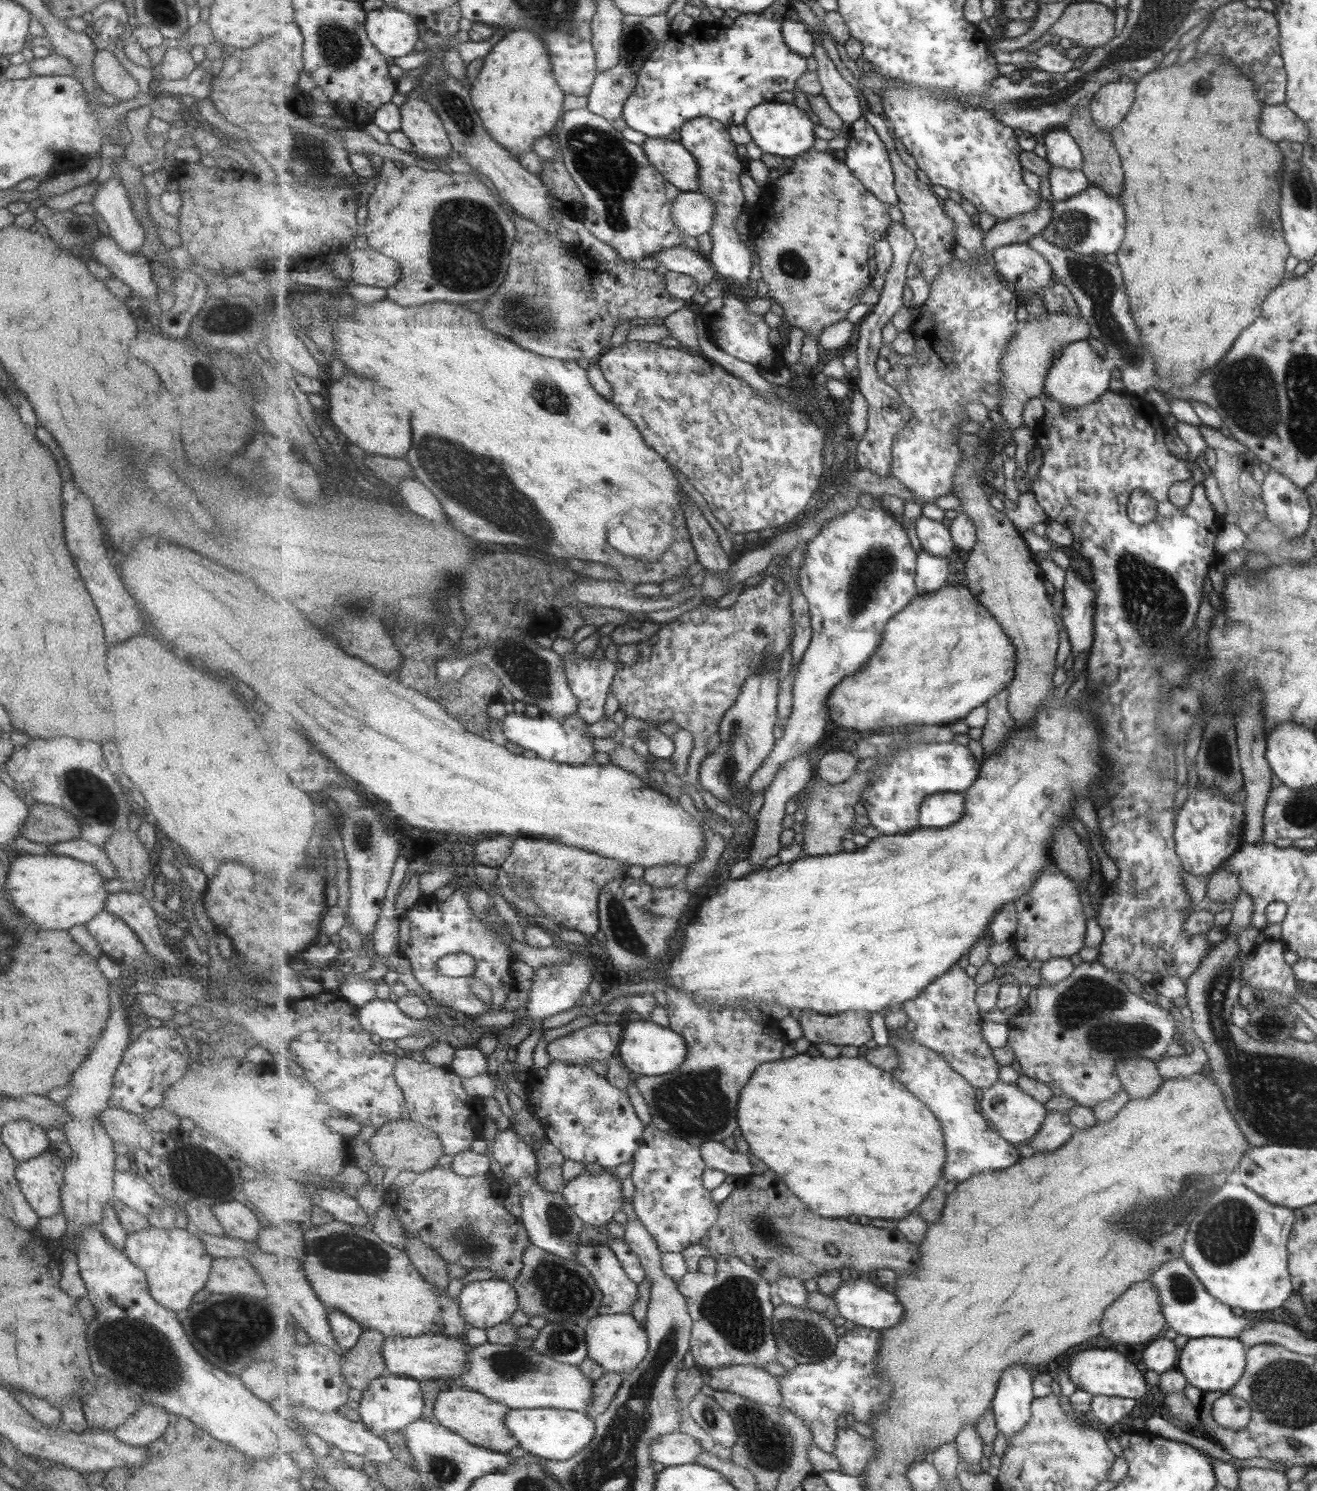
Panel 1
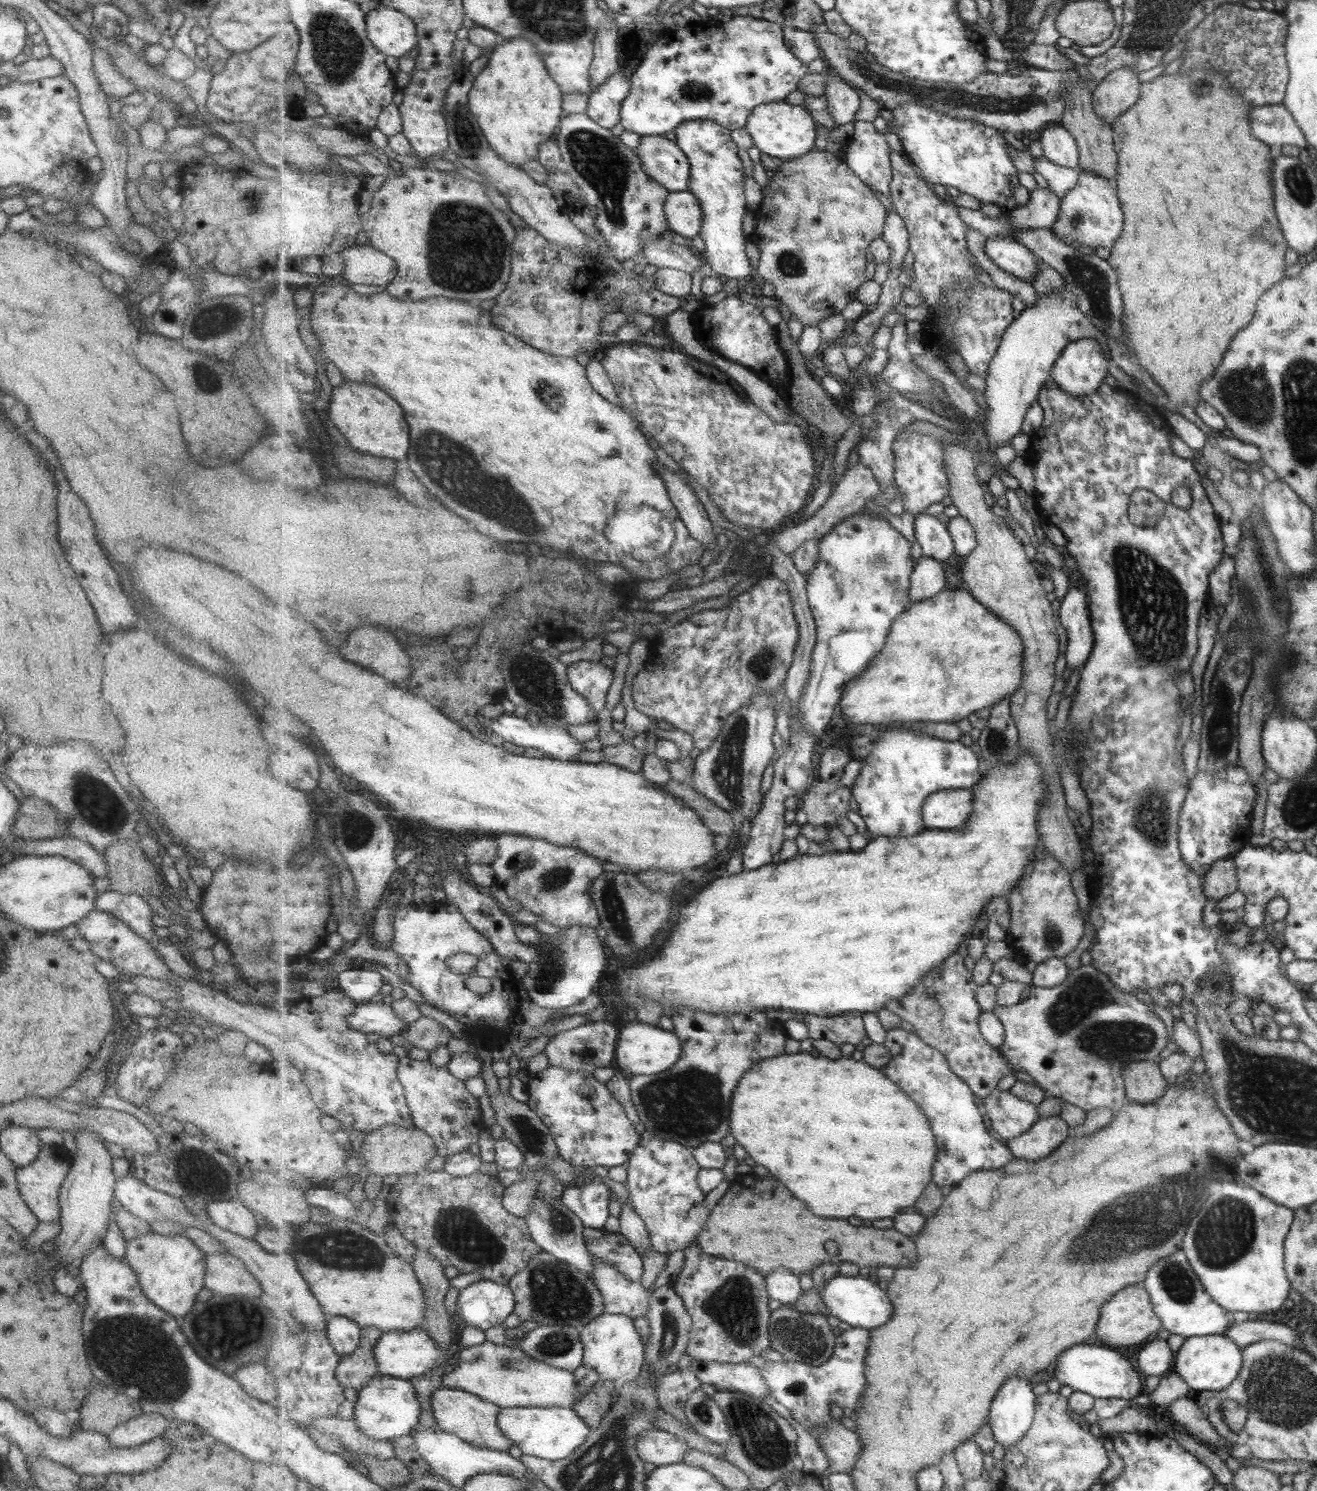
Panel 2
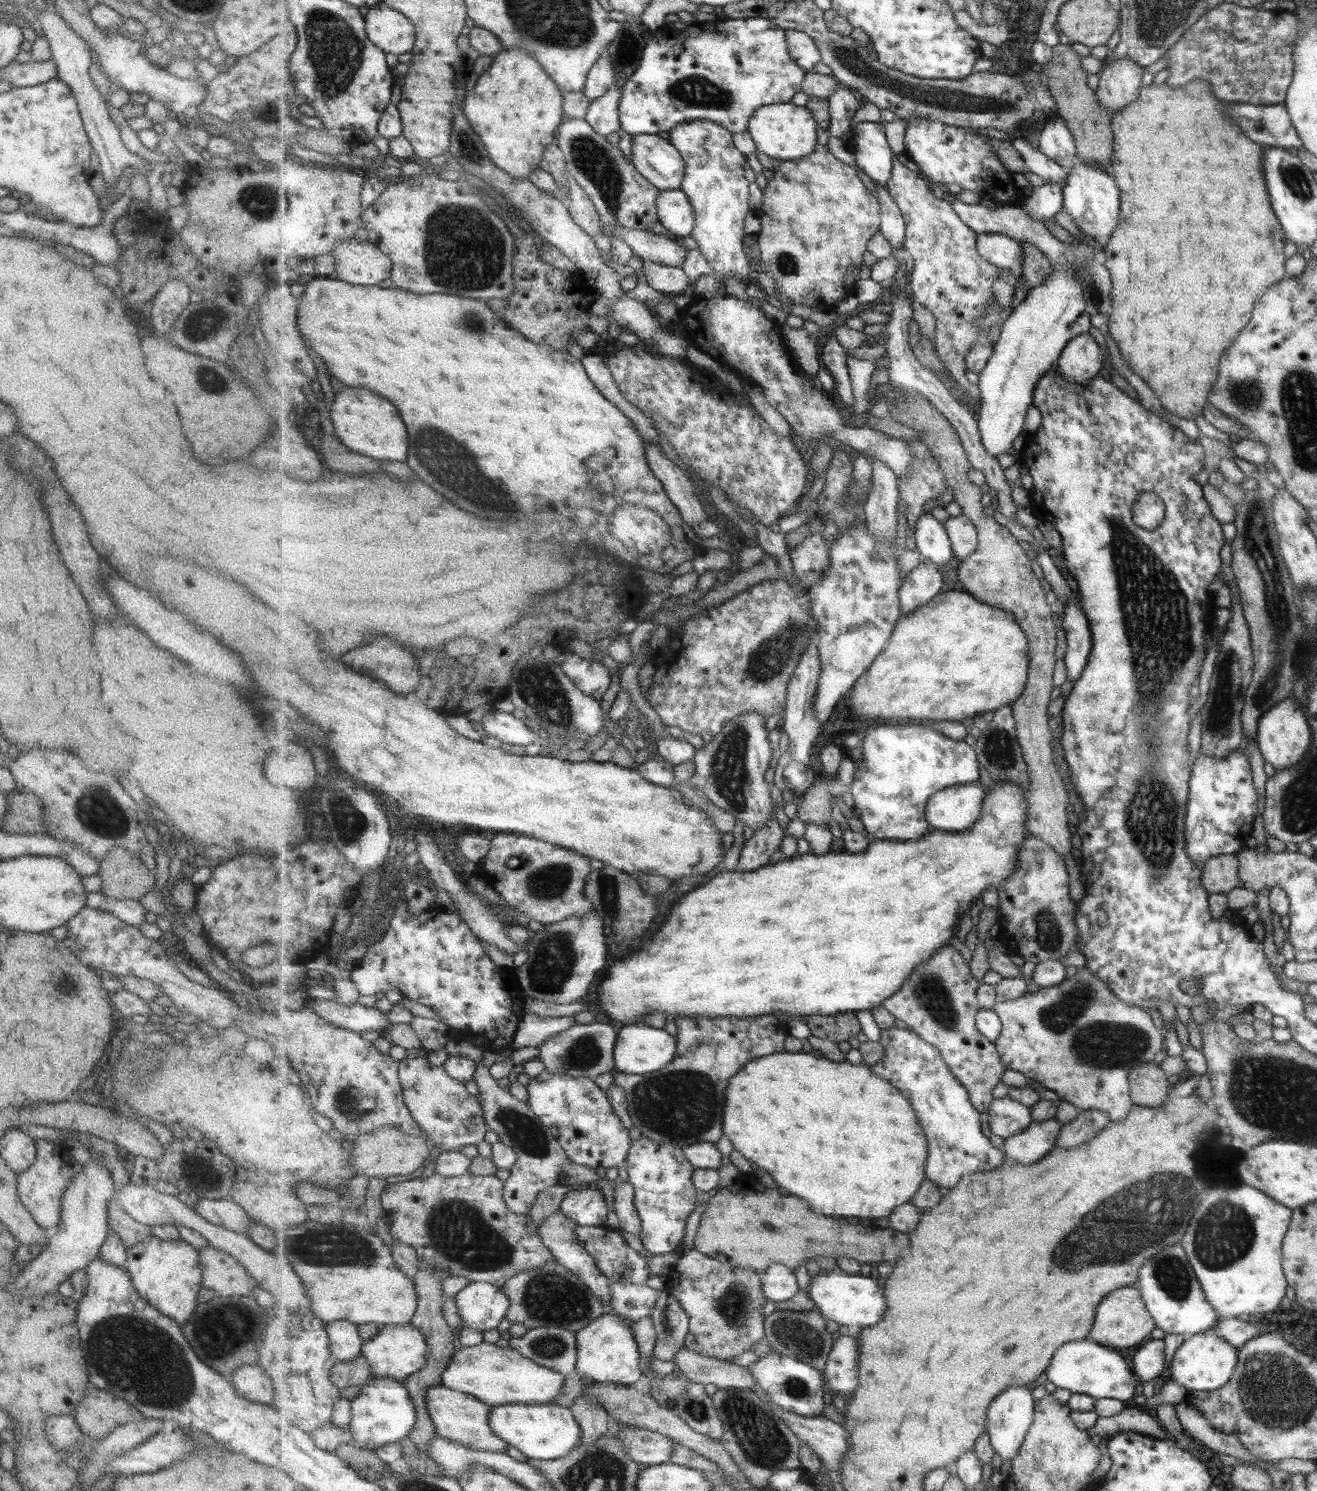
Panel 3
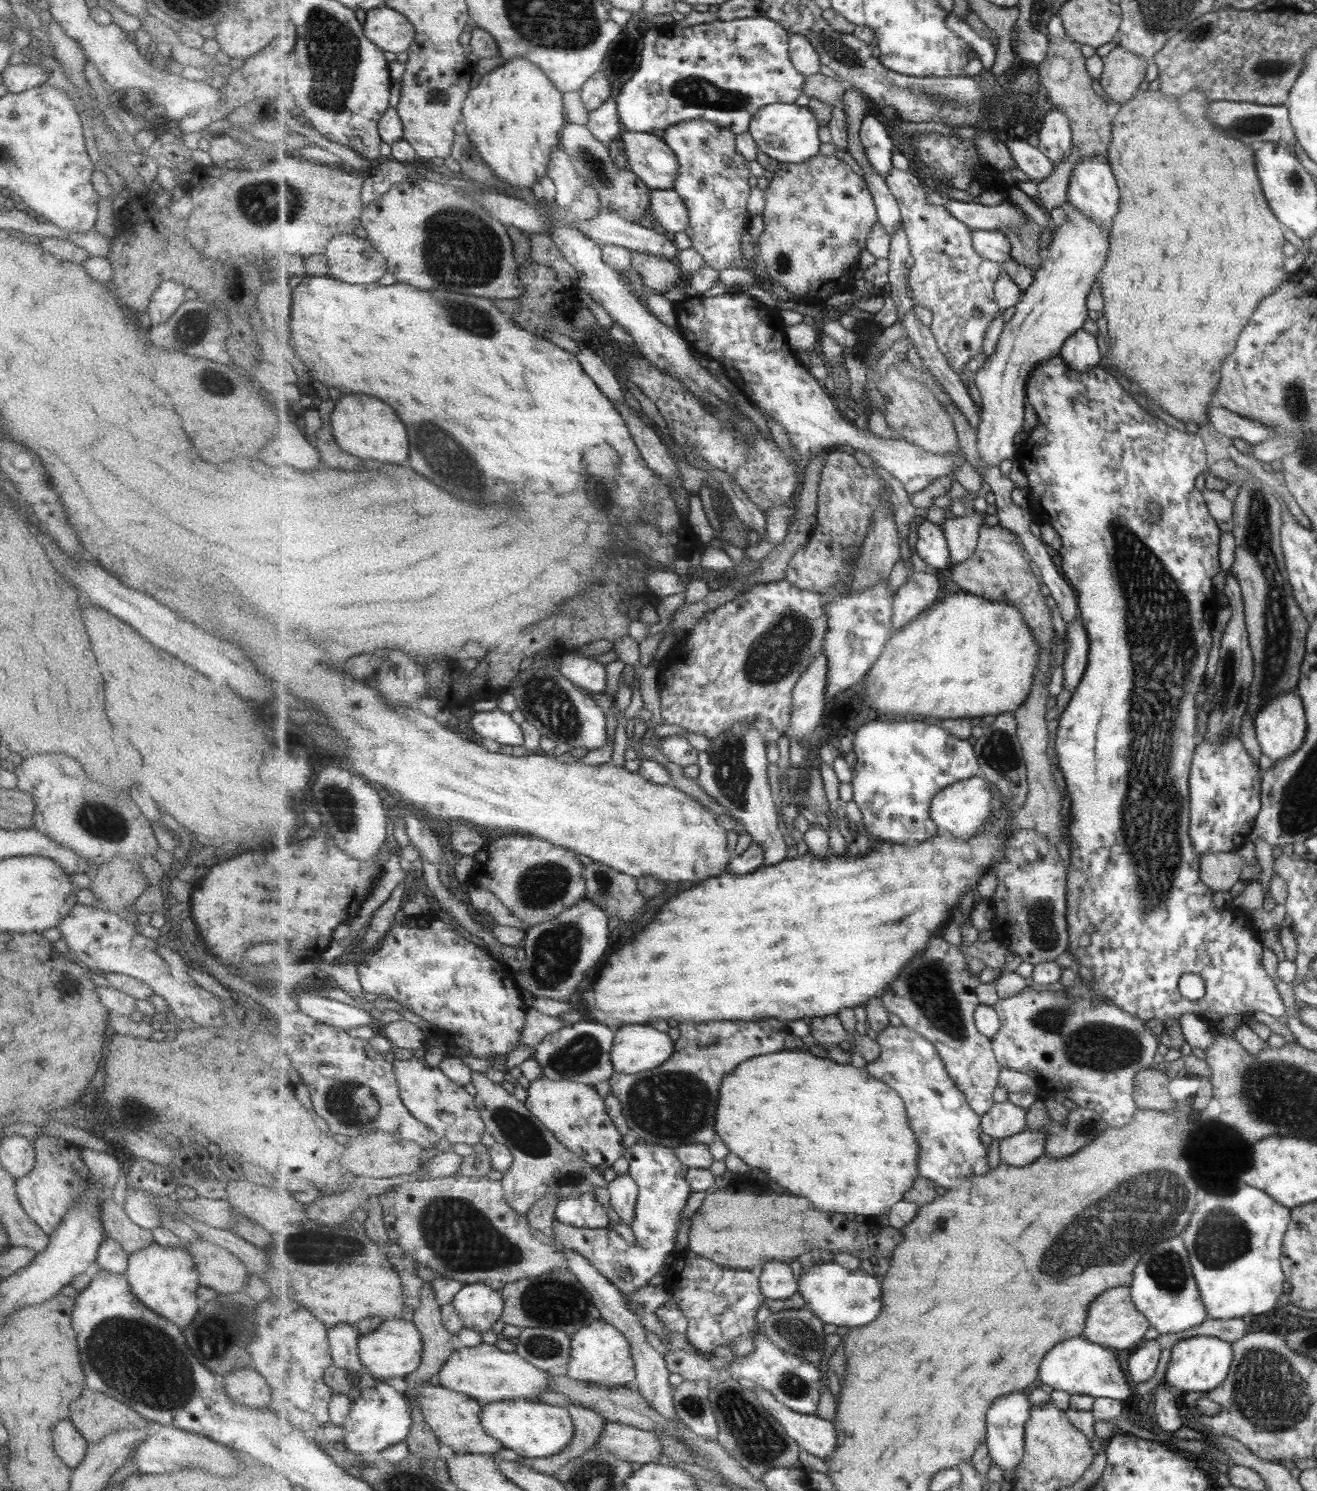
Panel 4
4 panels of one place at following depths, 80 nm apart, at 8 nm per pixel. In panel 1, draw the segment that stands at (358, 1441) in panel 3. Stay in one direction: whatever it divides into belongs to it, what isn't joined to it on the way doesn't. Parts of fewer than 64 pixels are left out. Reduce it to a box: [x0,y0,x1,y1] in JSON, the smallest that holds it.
[357,1374,424,1437]

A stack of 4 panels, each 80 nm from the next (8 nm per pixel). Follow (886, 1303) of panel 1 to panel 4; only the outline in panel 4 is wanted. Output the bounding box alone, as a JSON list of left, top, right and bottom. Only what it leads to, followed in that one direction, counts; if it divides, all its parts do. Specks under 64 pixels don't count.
[798,1262,883,1326]

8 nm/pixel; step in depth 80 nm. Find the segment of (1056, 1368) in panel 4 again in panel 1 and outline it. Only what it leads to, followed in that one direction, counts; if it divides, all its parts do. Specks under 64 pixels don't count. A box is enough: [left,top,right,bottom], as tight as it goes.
[1066,1348,1147,1399]

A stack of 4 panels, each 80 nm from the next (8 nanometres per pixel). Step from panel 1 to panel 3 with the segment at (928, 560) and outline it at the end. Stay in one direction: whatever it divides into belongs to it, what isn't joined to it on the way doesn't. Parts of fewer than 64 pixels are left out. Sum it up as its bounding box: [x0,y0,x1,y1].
[900,560,945,616]

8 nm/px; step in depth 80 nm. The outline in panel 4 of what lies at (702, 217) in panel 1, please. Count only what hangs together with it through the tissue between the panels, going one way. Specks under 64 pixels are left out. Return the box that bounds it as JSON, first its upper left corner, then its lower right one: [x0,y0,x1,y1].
[652,189,691,232]

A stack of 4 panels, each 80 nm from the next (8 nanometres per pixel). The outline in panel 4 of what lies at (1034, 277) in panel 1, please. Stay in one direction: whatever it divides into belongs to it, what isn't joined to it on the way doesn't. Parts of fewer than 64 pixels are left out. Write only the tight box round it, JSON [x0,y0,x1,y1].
[973,230,1013,264]

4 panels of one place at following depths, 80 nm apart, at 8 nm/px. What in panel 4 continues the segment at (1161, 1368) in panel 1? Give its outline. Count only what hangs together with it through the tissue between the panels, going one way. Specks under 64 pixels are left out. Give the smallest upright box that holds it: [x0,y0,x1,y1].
[1127,1338,1161,1384]

